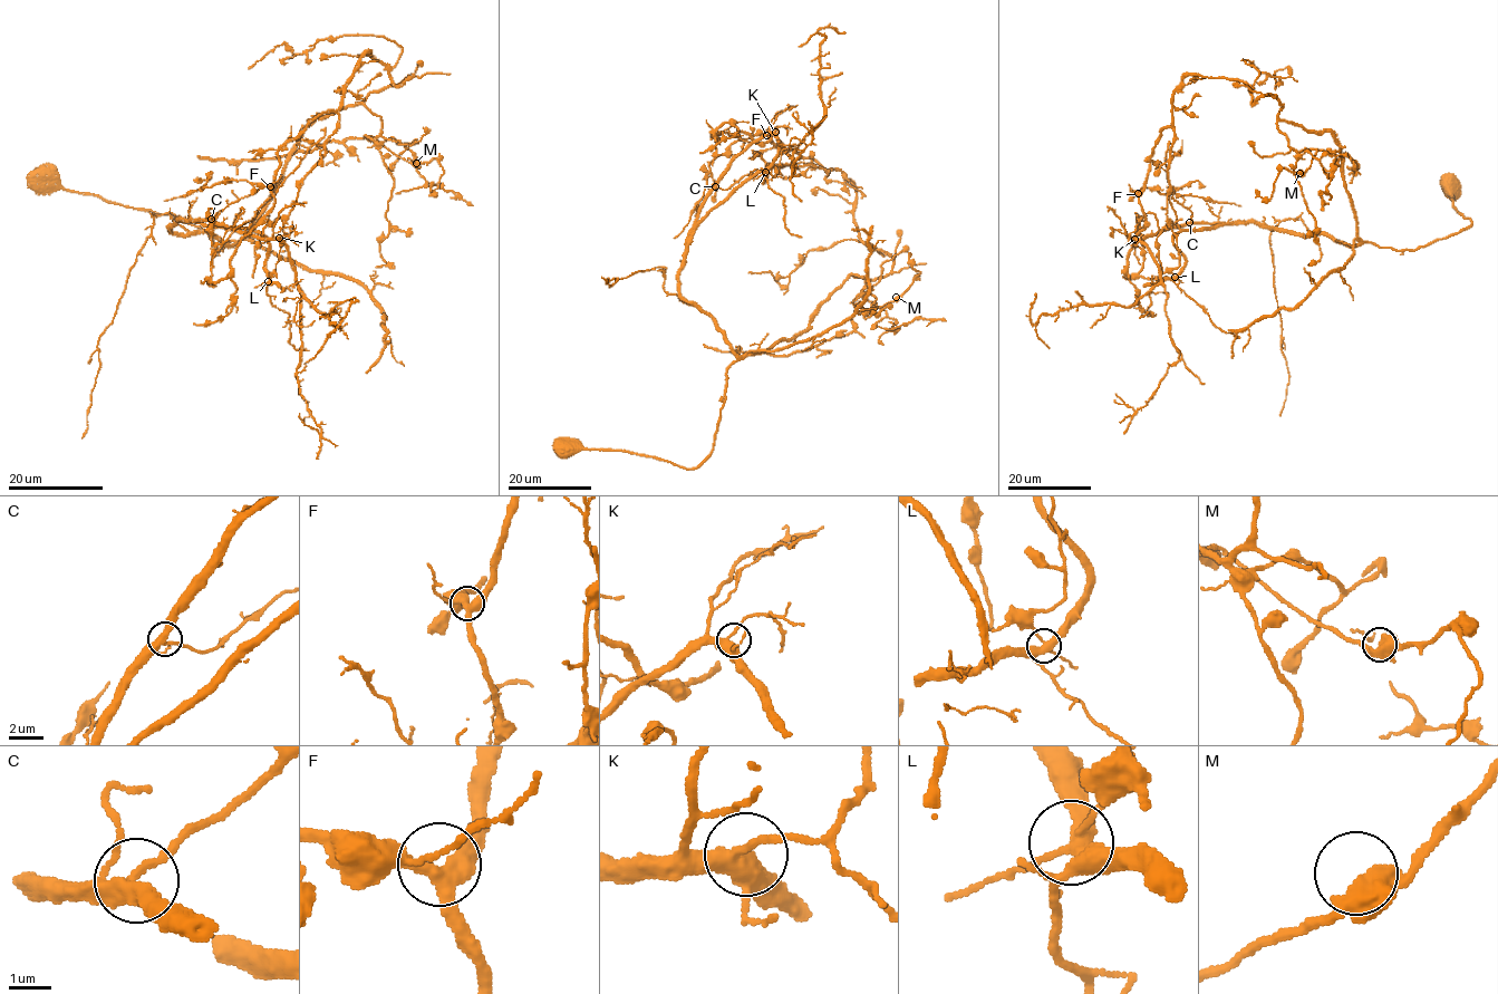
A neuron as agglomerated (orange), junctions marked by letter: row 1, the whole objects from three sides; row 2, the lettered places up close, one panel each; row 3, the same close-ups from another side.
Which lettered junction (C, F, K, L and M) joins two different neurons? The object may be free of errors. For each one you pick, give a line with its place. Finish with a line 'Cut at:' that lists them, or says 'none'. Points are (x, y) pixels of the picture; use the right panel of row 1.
Cut at: none

